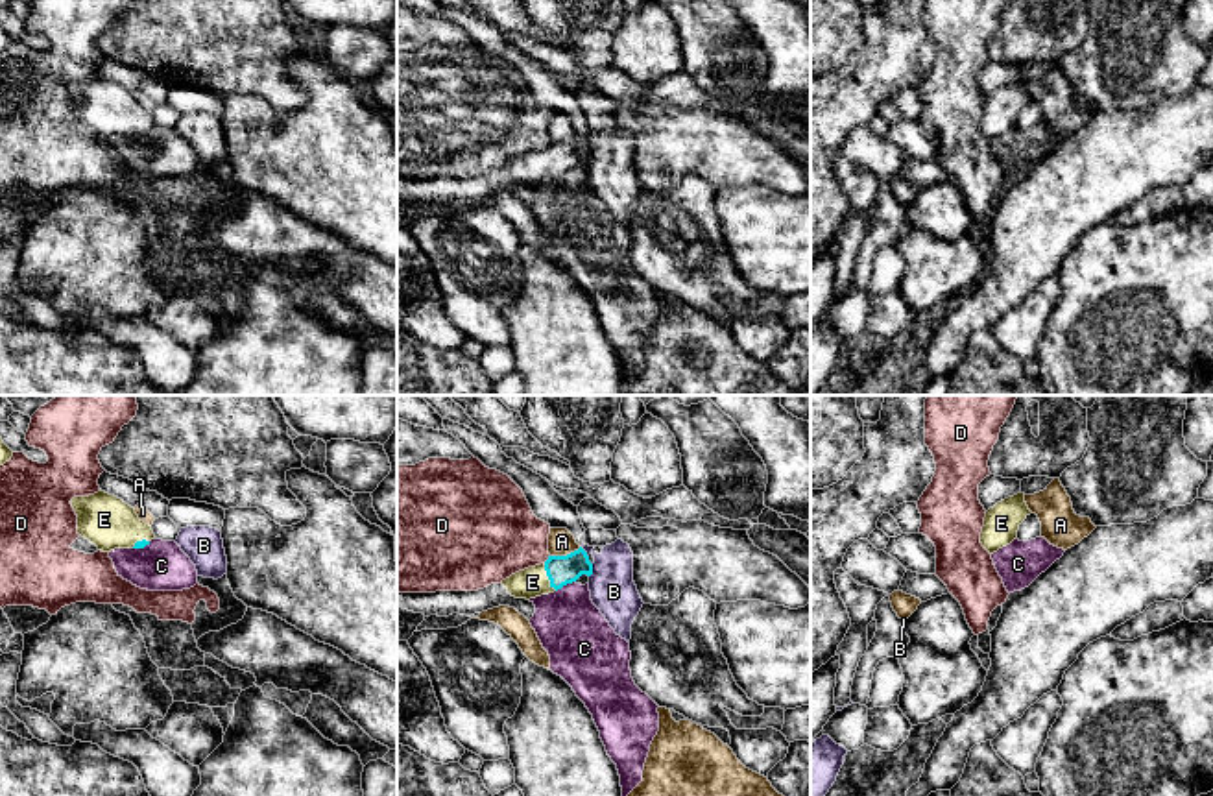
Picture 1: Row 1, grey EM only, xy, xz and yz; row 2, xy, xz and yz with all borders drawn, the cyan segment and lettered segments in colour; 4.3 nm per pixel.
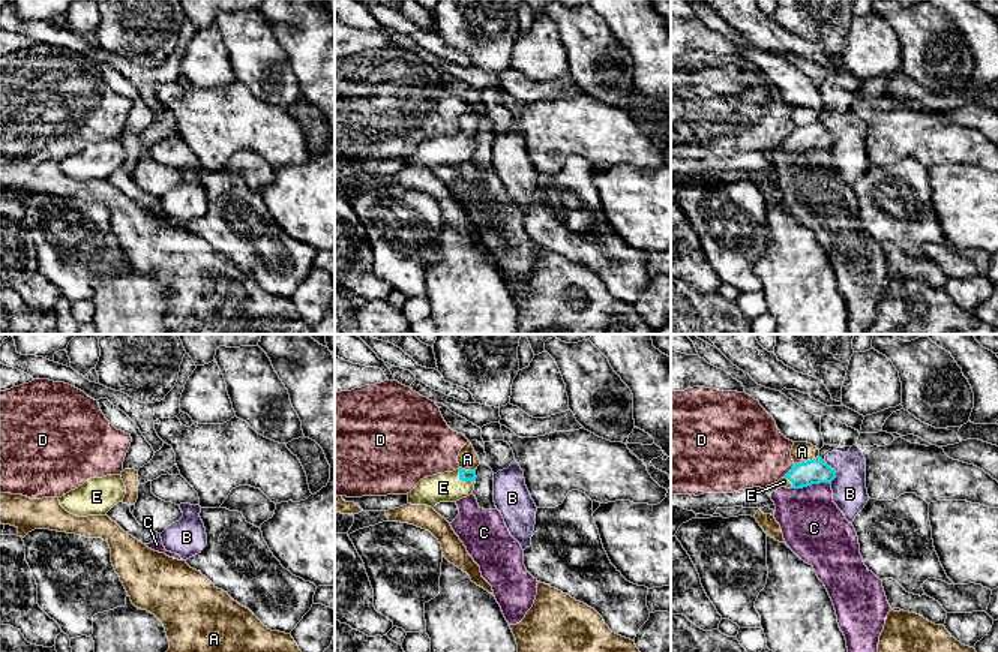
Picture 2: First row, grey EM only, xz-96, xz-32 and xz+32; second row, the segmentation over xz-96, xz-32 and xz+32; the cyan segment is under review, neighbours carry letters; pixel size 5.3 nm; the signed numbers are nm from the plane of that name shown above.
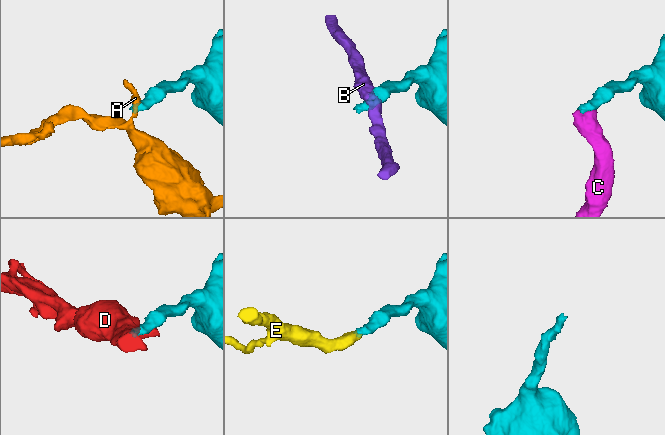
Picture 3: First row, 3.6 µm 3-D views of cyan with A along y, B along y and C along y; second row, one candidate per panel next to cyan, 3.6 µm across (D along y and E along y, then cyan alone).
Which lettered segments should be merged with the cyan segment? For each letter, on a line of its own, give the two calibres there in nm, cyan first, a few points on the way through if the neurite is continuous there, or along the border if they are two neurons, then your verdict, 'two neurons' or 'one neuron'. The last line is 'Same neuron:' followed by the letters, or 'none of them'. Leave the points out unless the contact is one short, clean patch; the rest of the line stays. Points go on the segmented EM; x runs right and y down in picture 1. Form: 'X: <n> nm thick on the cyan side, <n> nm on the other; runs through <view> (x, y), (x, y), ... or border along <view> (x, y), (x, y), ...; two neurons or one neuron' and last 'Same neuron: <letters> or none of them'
A: 130 nm thick on the cyan side, 110 nm on the other; border along xz (580, 547), (551, 556); two neurons
B: 130 nm thick on the cyan side, 200 nm on the other; two neurons
C: 130 nm thick on the cyan side, 300 nm on the other; border along xz (575, 580), (556, 591); two neurons
D: 130 nm thick on the cyan side, 360 nm on the other; border along xz (549, 554), (543, 562); two neurons
E: 130 nm thick on the cyan side, 130 nm on the other; runs through xz (560, 569), (547, 575), (532, 582); one neuron
Same neuron: E

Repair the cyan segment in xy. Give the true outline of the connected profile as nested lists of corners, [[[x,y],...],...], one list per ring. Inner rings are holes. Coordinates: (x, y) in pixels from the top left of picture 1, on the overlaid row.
[[[102,489],[74,497],[70,504],[78,515],[78,534],[102,552],[144,549],[155,539],[151,526],[138,519],[135,508]]]

